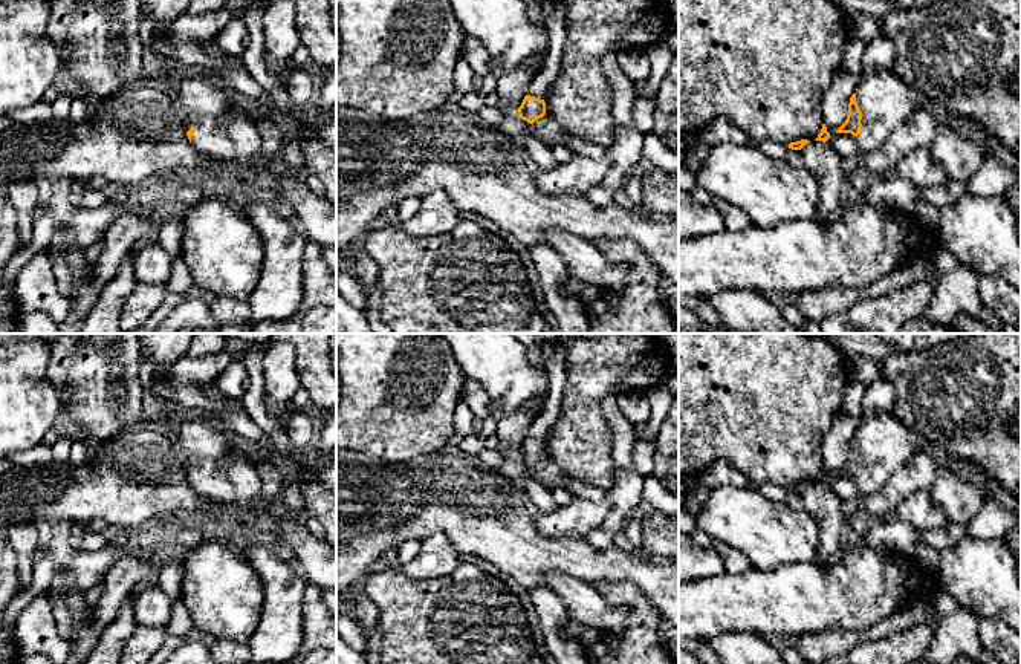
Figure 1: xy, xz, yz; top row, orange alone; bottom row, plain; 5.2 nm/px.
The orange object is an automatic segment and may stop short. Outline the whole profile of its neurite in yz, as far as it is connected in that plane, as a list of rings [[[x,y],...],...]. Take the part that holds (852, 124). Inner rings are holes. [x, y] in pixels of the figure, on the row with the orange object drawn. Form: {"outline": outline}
{"outline": [[[876,70],[857,80],[845,122],[836,133],[851,133],[864,155],[880,147],[908,115],[929,99],[909,89],[894,70]]]}

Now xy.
{"outline": [[[185,75],[177,80],[177,92],[186,115],[186,136],[191,145],[212,161],[241,165],[249,170],[267,171],[257,167],[261,153],[261,138],[245,110],[232,107],[232,92],[219,80],[206,75]]]}

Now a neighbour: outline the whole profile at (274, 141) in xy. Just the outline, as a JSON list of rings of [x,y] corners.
[[[267,110],[255,121],[257,132],[261,138],[261,153],[257,158],[257,167],[275,165],[286,147],[287,138],[280,125],[271,118]]]

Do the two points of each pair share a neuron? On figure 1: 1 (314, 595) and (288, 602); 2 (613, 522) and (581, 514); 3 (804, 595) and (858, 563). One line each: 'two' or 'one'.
1: two
2: two
3: one

